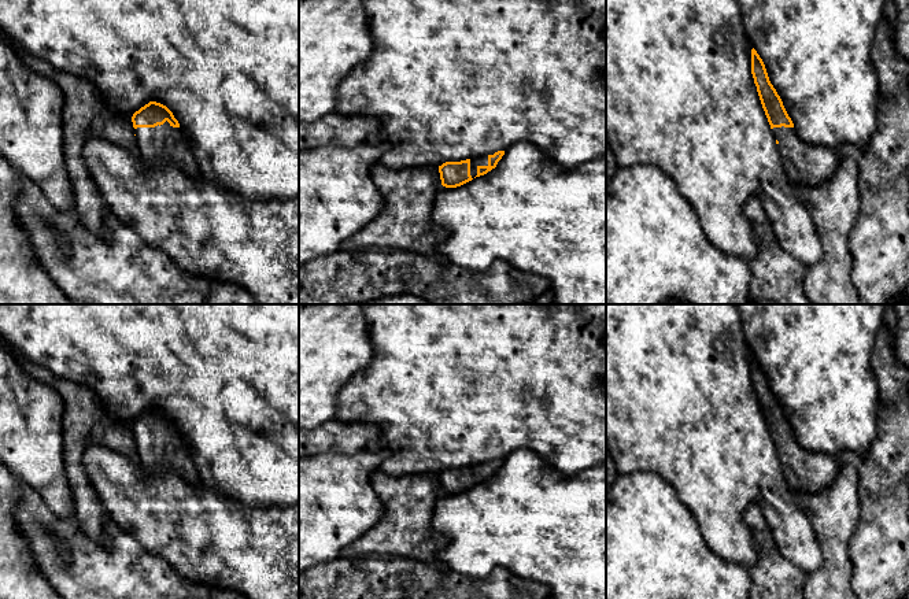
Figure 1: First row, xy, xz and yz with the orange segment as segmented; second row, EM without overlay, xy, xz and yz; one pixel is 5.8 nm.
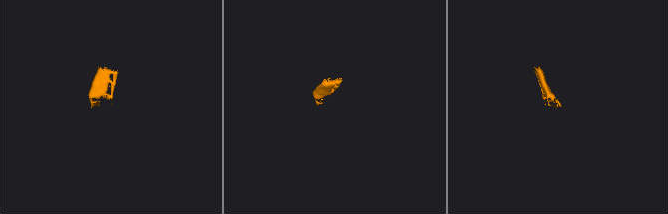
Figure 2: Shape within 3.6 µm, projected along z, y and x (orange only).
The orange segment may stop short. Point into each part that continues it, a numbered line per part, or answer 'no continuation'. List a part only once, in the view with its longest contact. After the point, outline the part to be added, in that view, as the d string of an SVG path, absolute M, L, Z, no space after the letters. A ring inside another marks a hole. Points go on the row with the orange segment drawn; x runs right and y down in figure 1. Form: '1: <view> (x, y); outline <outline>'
1: xz (483, 161); outline M488 156L470 159L470 175L474 178L477 175L478 166L488 166Z

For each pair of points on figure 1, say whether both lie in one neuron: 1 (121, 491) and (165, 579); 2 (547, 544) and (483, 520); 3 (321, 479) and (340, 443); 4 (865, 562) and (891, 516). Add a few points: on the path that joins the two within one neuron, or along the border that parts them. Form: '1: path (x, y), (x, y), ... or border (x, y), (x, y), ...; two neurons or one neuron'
1: border (129, 532), (141, 548), (162, 557), (178, 573); two neurons
2: path (531, 528), (524, 521), (499, 521); one neuron
3: border (364, 448), (348, 454), (313, 455); two neurons
4: path (876, 551), (885, 543), (885, 527); one neuron

